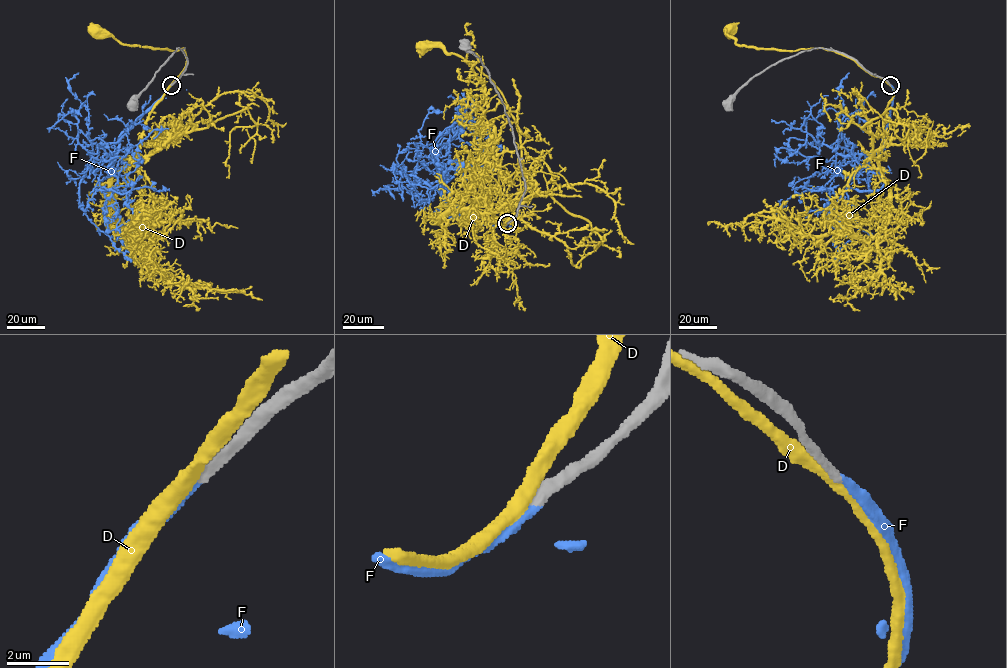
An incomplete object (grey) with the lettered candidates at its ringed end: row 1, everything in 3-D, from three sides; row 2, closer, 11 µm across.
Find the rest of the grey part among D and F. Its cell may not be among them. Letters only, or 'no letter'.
F

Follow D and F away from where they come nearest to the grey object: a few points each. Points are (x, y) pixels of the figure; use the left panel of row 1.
D: (171, 84), (186, 62), (183, 48), (173, 50), (123, 44), (96, 28)
F: (171, 85), (121, 135), (113, 169), (126, 186), (108, 197), (102, 189), (169, 188)

